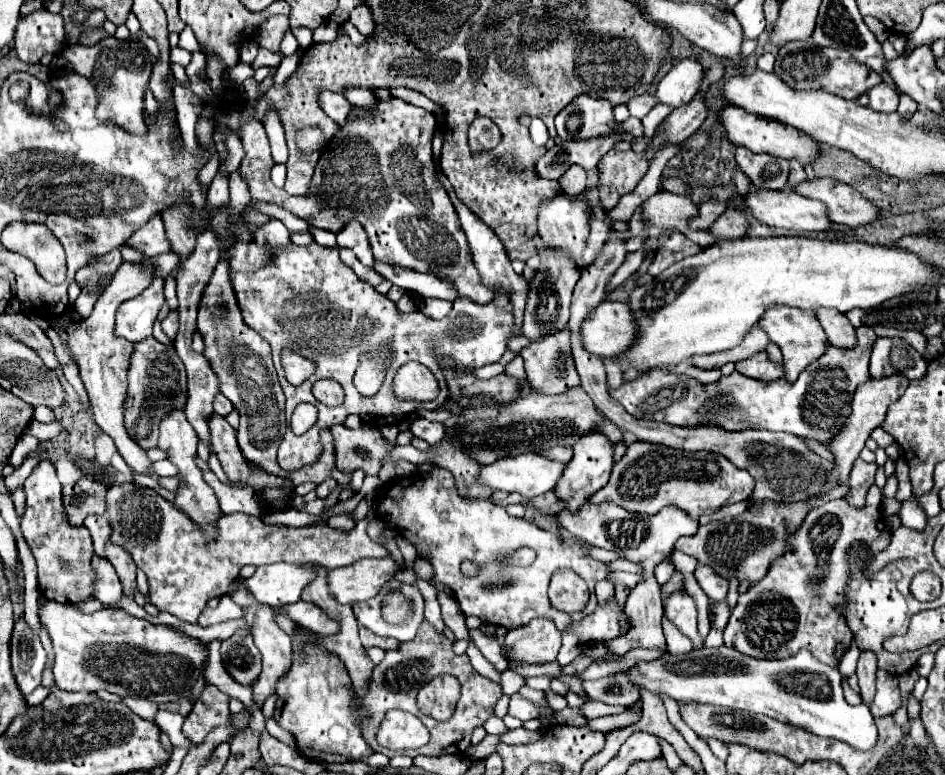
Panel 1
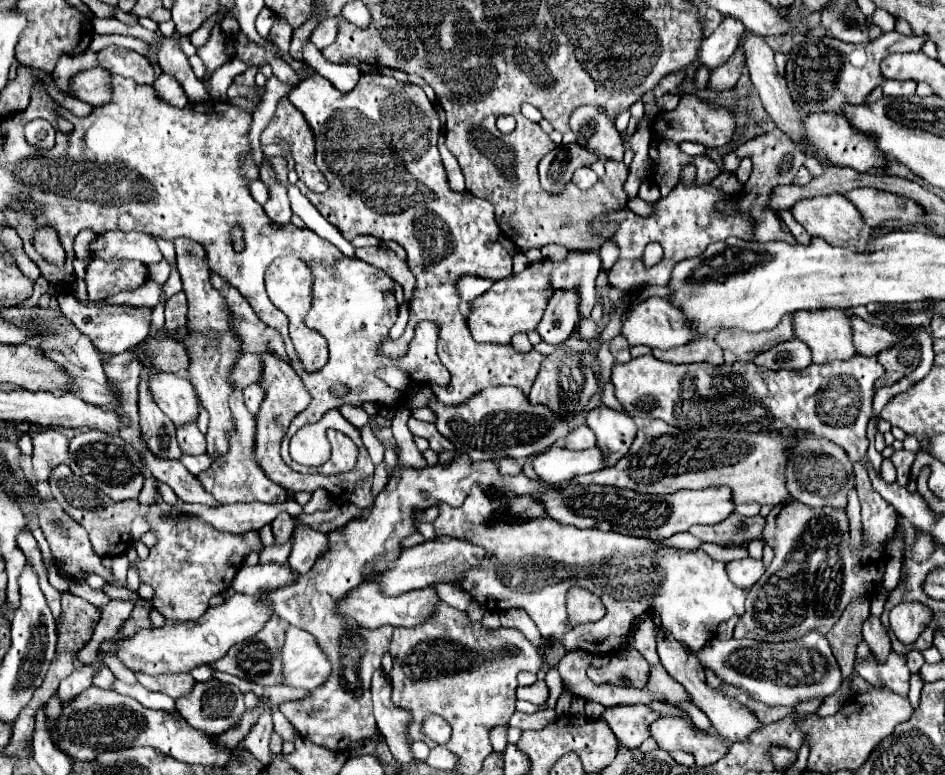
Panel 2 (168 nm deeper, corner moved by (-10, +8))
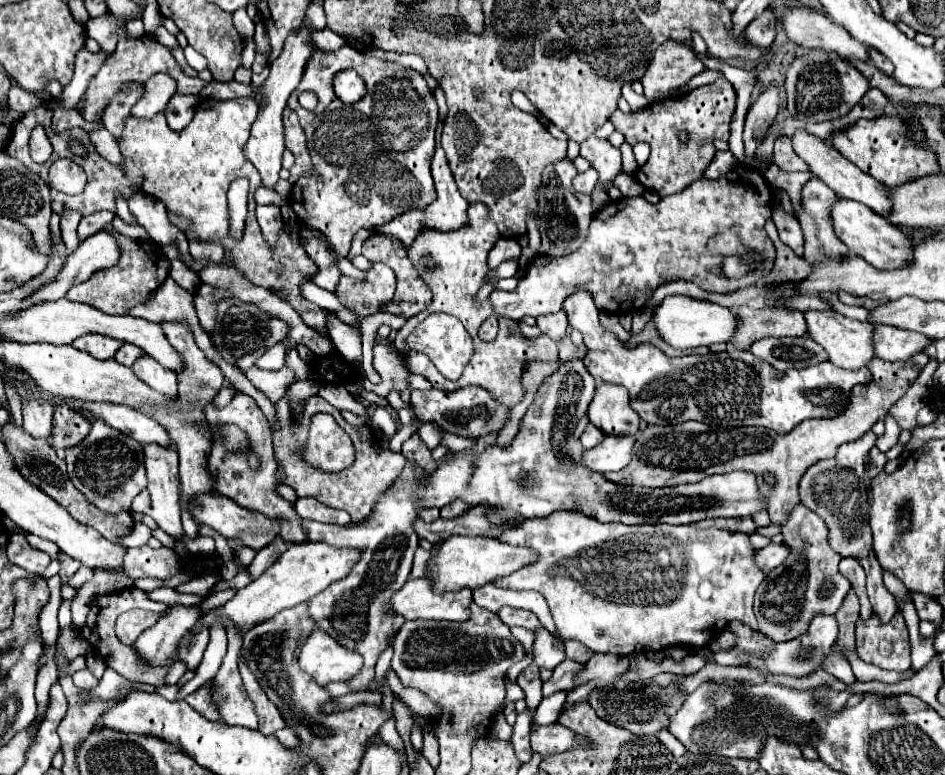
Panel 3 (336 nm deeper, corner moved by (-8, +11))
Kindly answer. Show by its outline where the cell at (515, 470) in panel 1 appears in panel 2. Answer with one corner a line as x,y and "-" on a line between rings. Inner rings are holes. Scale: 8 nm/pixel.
550,448
546,454
540,454
534,458
534,470
540,476
540,480
548,484
560,484
566,480
572,480
580,474
590,474
604,470
606,462
602,458
600,448
588,448
588,450
566,450
566,448

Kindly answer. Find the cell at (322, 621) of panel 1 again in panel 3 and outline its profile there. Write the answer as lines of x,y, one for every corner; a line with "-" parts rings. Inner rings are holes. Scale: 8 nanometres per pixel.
408,579
400,591
396,591
390,597
390,613
402,615
406,621
418,621
418,619
434,619
434,621
466,621
470,615
468,605
472,603
472,591
460,589
460,591
446,591
446,593
430,593
430,581
422,579

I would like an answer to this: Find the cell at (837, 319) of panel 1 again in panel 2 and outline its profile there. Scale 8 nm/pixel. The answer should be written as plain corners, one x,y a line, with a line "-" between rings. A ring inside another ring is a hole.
850,316
850,322
854,328
854,344
862,356
878,356
882,350
892,348
900,340
890,330
864,322
862,318

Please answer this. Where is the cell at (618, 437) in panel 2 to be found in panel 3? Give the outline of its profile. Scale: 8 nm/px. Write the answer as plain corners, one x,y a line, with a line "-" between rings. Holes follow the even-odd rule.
600,383
590,401
588,417
604,435
634,437
638,433
640,417
630,409
628,393
620,385

